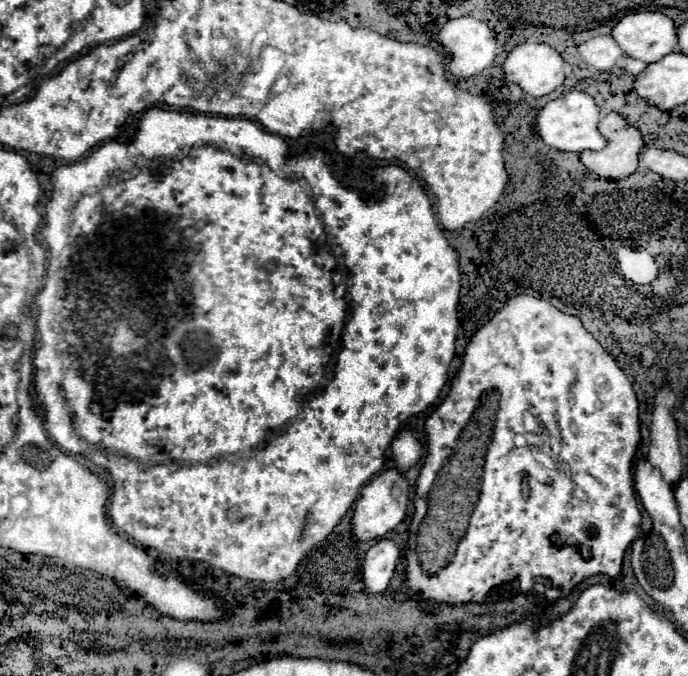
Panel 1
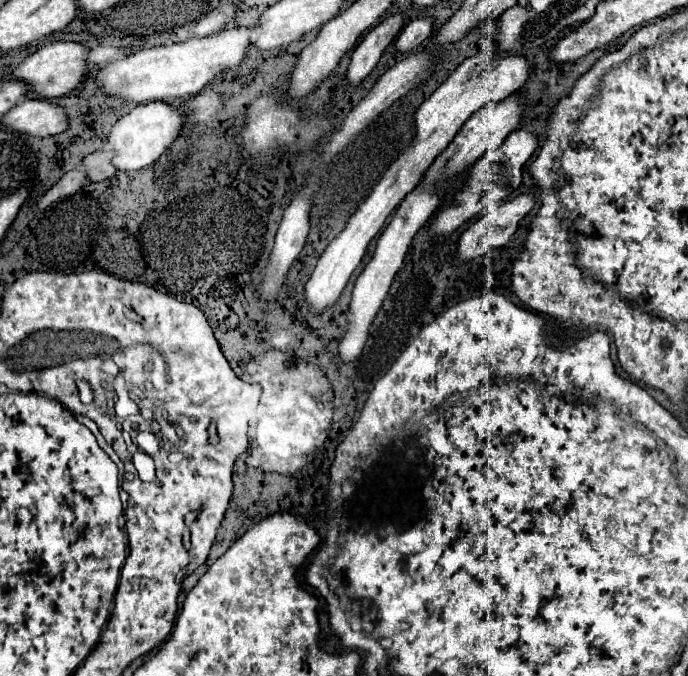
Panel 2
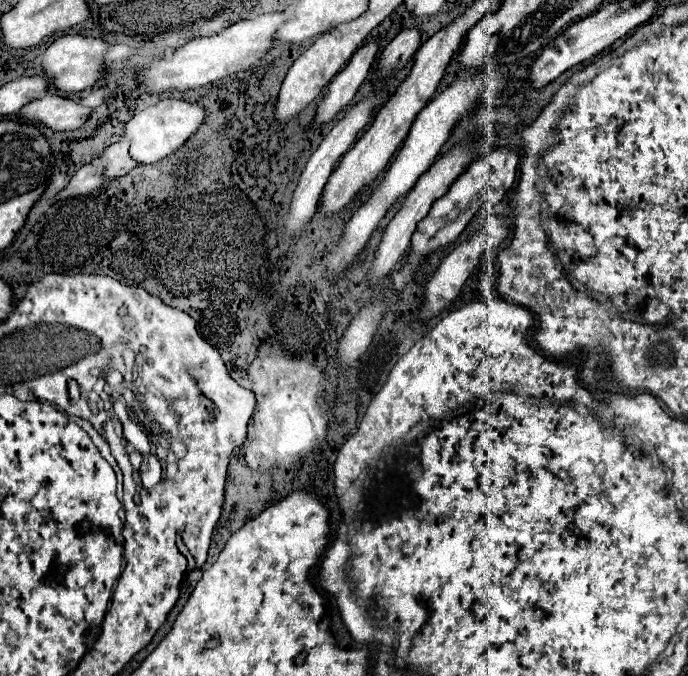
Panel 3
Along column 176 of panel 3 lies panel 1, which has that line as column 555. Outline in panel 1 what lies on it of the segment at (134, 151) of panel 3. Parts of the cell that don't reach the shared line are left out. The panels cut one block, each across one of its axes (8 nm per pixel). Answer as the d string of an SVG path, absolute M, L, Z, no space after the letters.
M568 92L556 100L550 100L538 114L536 124L540 138L544 140L546 146L564 150L564 152L582 152L582 150L602 150L608 140L600 134L598 122L600 122L602 110L600 106L592 100L590 94L586 92Z

